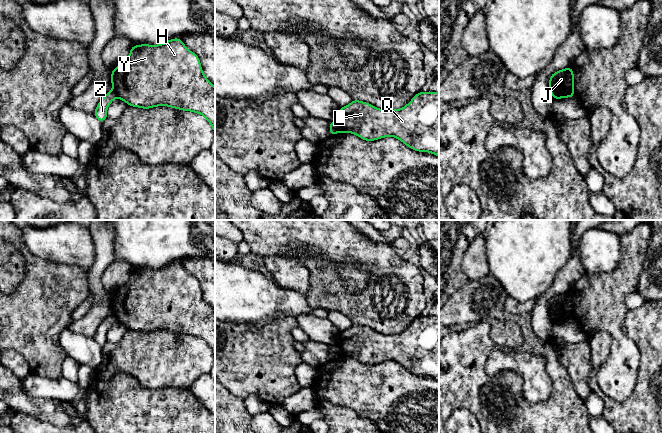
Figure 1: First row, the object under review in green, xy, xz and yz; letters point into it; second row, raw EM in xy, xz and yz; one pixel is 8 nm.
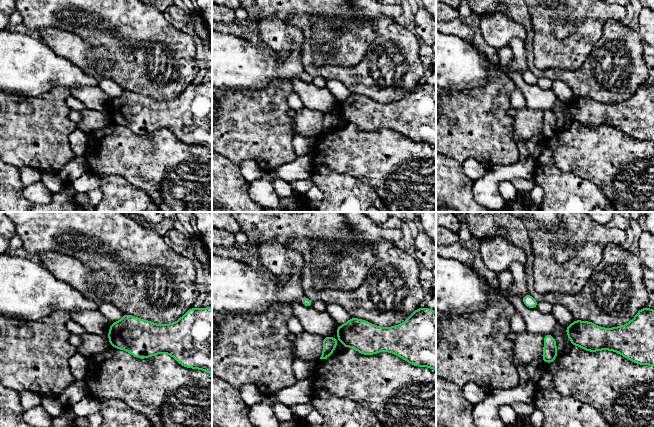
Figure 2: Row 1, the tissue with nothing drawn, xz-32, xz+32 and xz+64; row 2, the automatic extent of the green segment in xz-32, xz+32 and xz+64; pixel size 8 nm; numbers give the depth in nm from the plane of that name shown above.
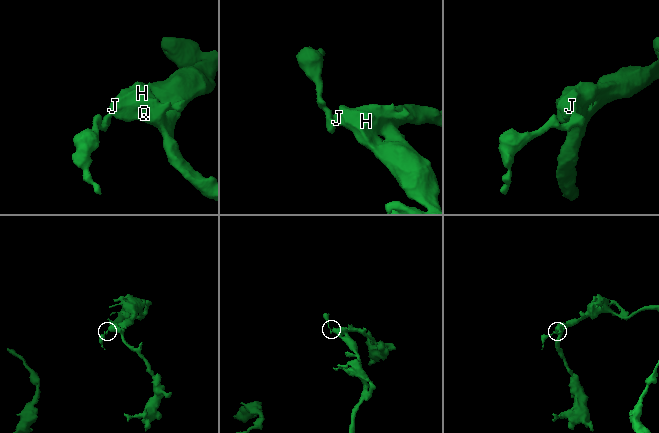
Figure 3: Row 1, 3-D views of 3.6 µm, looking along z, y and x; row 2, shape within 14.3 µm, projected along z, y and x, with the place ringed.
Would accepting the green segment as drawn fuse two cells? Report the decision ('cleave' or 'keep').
cleave

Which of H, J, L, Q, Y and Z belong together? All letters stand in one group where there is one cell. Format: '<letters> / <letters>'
H J L Q Y / Z

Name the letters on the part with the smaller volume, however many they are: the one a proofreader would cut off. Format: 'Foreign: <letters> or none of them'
Foreign: Z

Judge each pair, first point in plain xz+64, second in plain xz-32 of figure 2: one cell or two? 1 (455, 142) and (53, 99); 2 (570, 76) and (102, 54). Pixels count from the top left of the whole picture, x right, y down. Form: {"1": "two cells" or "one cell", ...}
{"1": "one cell", "2": "two cells"}

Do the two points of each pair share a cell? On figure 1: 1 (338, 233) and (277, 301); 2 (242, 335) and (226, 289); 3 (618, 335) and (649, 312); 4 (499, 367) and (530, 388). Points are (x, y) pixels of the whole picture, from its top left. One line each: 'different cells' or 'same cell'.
1: different cells
2: different cells
3: different cells
4: same cell

